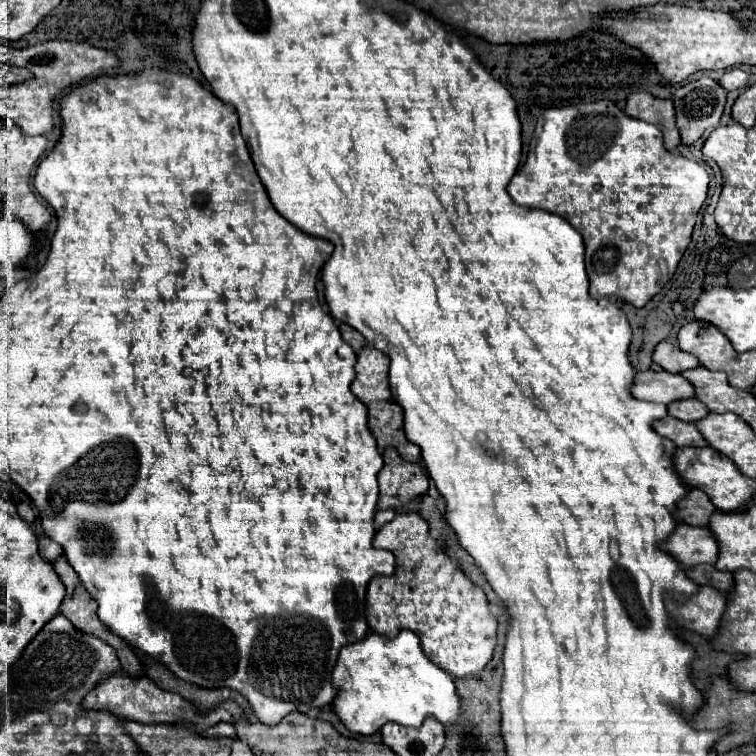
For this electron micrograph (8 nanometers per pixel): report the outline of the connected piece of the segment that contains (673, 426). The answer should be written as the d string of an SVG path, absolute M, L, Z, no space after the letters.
M670 415L654 421L652 427L658 435L670 439L678 447L706 447L708 445L694 423L684 423L684 421L670 417Z

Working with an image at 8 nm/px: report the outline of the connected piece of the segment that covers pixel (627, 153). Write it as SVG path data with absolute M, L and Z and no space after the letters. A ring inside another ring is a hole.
M594 101L594 103L578 103L578 105L568 105L568 107L546 109L546 113L540 115L532 143L530 143L528 159L526 159L524 167L512 177L512 181L508 185L508 193L518 205L538 207L538 209L544 209L544 211L564 217L582 235L584 245L586 245L586 273L590 277L590 295L592 297L616 297L616 299L622 299L634 307L644 307L672 279L672 275L678 267L678 261L682 259L686 247L690 245L696 215L708 195L708 181L710 181L708 171L700 163L686 159L686 157L682 159L682 157L672 155L670 151L664 149L662 131L656 125L628 117L612 101Z

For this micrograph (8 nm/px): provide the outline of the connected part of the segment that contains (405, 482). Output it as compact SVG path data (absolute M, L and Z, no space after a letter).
M394 447L382 453L384 467L378 473L378 509L398 509L428 491L430 477L420 463L406 463Z

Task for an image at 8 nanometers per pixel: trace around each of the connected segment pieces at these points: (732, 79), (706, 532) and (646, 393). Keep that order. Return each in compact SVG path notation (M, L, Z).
M730 69L730 71L726 71L726 73L720 77L718 83L720 83L726 91L734 91L734 89L746 87L746 81L748 81L748 73L744 73L742 69Z
M678 523L660 547L682 567L694 567L700 563L714 565L718 557L718 543L710 529L690 527L686 523Z
M636 371L634 383L630 387L632 397L652 403L672 403L680 399L694 397L694 387L682 377L668 371Z

